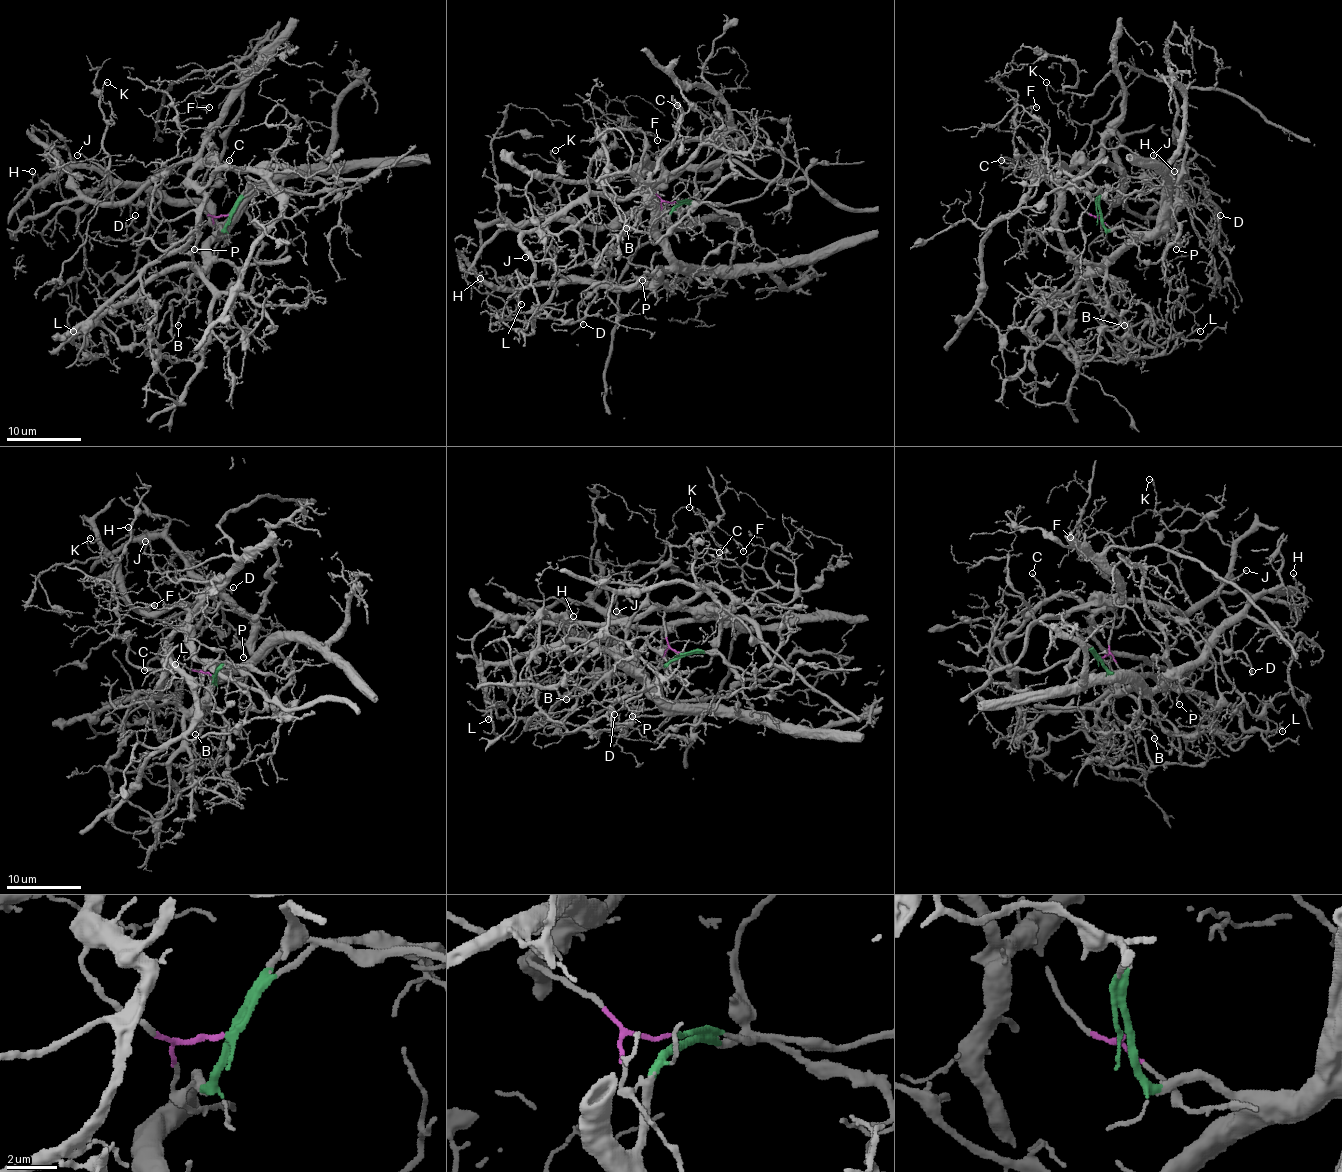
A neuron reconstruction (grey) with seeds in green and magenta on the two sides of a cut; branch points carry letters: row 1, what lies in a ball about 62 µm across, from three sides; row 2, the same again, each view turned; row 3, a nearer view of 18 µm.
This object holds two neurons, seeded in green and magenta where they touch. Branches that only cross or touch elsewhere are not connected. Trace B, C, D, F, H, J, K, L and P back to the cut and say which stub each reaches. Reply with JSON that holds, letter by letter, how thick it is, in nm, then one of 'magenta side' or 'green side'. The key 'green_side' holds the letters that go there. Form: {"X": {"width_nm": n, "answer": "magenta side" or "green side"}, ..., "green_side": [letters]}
{"B": {"width_nm": 130, "answer": "green side"}, "C": {"width_nm": 140, "answer": "magenta side"}, "D": {"width_nm": 220, "answer": "green side"}, "F": {"width_nm": 120, "answer": "magenta side"}, "H": {"width_nm": 170, "answer": "green side"}, "J": {"width_nm": 120, "answer": "green side"}, "K": {"width_nm": 110, "answer": "magenta side"}, "L": {"width_nm": 140, "answer": "green side"}, "P": {"width_nm": 140, "answer": "green side"}, "green_side": ["B", "D", "H", "J", "L", "P"]}

